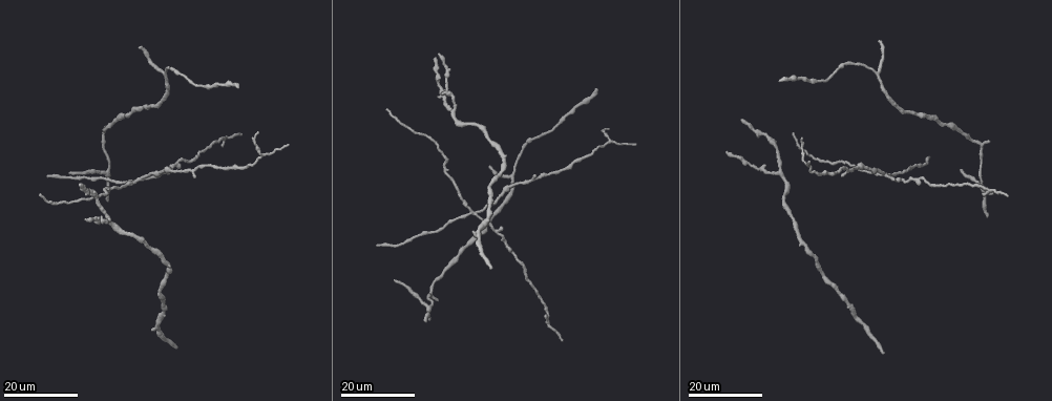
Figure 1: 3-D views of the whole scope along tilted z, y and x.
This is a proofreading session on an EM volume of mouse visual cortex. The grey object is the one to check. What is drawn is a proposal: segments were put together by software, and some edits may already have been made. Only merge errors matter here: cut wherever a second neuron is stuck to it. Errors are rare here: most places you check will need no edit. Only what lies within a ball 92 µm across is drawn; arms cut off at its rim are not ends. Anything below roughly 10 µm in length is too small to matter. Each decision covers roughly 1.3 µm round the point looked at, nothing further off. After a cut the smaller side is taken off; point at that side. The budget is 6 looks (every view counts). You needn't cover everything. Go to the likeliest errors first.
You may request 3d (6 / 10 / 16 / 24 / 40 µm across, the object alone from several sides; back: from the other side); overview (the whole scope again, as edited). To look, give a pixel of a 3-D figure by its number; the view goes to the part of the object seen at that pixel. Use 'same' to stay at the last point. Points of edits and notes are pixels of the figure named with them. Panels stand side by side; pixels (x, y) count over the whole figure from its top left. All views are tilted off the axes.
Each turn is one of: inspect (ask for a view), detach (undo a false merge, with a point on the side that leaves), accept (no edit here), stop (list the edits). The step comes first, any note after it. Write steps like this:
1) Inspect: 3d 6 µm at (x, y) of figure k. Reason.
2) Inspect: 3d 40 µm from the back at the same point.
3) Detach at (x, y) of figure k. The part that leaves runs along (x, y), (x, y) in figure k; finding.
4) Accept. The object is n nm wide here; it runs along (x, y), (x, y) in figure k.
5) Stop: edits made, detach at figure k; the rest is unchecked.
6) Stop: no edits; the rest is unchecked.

Inspect: 3d 24 µm at (138, 180) of figure 1. Looks like a crossing.

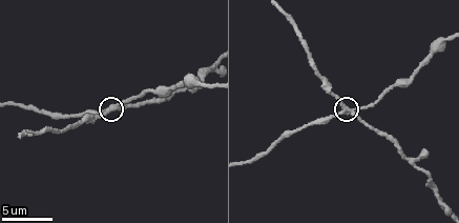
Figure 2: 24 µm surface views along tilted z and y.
Inspect: 3d 10 µm at (347, 110) of figure 2. Zoom in.

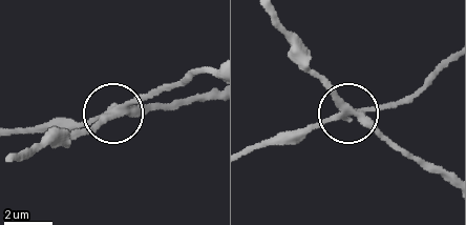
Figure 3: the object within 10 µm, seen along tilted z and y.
Detach at (149, 106) of figure 3. The object is 280 nm wide here; the part that leaves runs along (120, 111), (208, 97) in figure 3; a second neuron is stuck on.

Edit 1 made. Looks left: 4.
Inspect: overview.

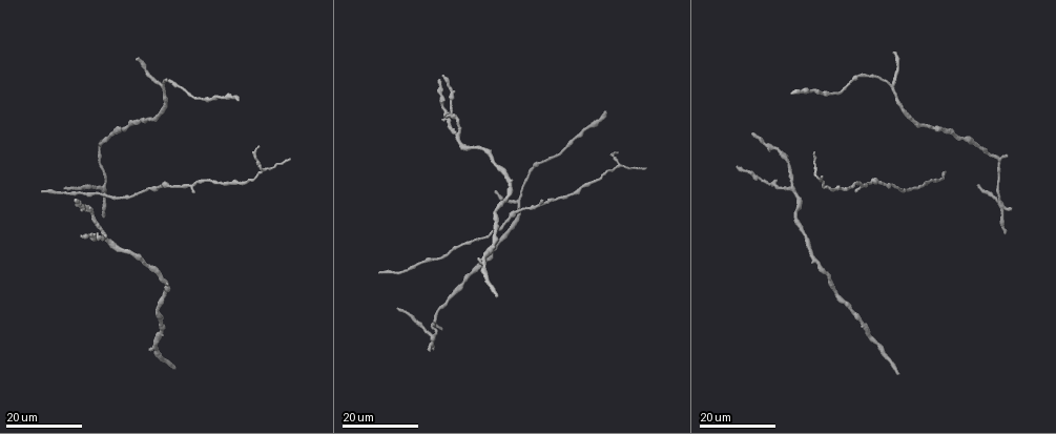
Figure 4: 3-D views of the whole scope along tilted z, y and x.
Inspect: 3d 16 µm at (190, 186) of figure 4. Branch point.

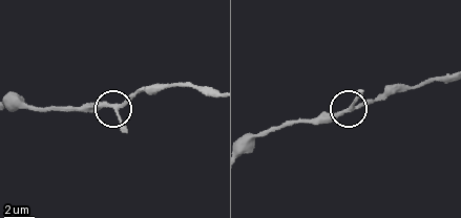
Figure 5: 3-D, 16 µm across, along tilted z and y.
Inspect: 3d 6 µm at (116, 110) of figure 5.

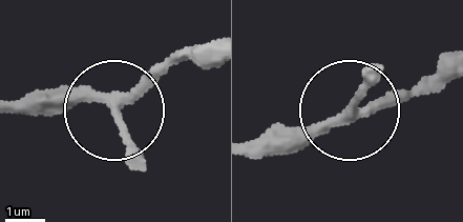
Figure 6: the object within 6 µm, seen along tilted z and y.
Accept. 3 arms meet here; it runs along (249, 148), (289, 149), (350, 113), (433, 94) in figure 6; continuous, no second neuron.

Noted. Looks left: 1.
Stop: edits made, detach at figure 3; the rest is unchecked.

